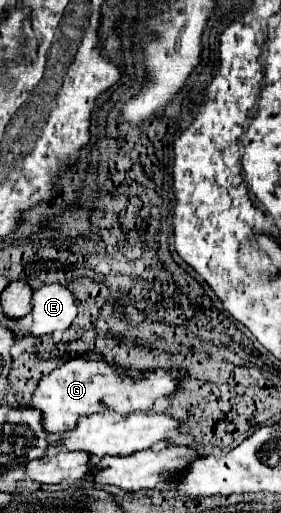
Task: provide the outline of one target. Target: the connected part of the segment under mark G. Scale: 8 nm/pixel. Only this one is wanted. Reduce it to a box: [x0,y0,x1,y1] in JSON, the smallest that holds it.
[29,354,185,434]

